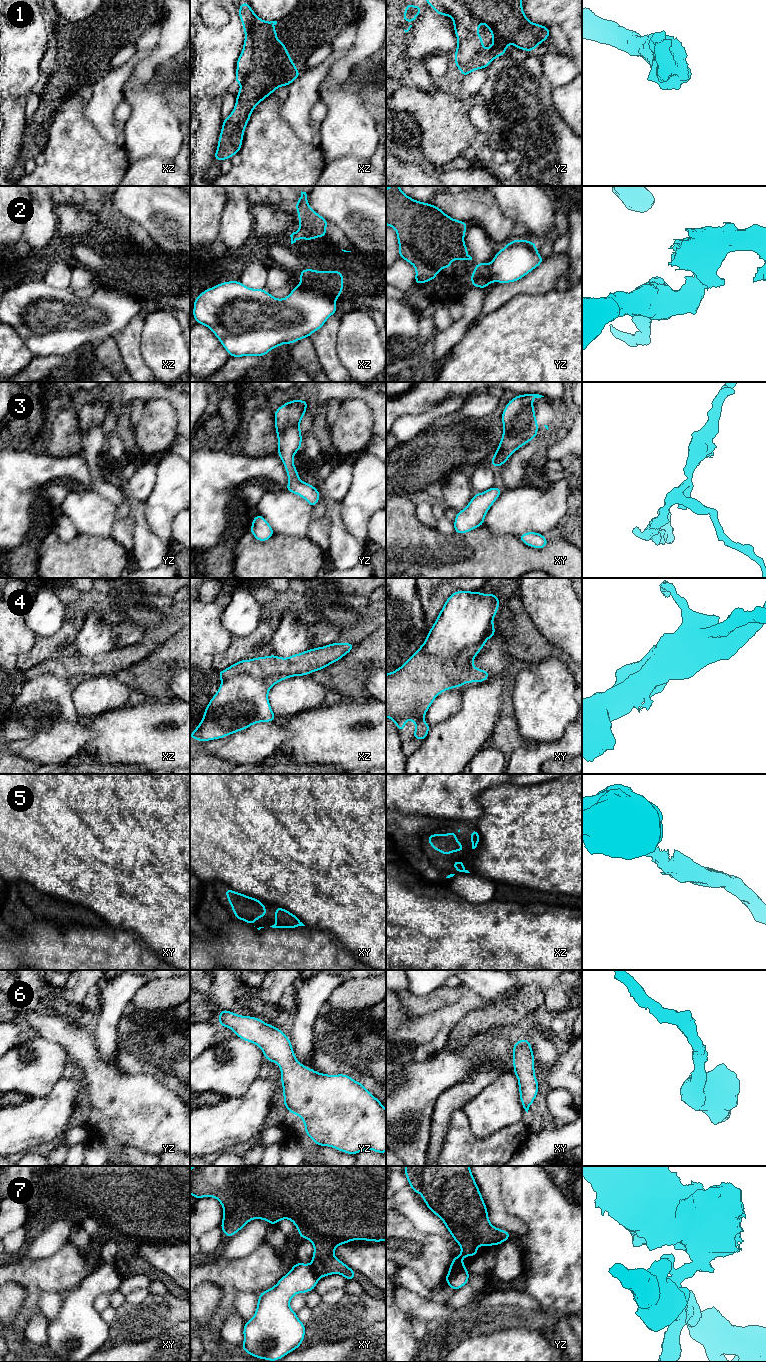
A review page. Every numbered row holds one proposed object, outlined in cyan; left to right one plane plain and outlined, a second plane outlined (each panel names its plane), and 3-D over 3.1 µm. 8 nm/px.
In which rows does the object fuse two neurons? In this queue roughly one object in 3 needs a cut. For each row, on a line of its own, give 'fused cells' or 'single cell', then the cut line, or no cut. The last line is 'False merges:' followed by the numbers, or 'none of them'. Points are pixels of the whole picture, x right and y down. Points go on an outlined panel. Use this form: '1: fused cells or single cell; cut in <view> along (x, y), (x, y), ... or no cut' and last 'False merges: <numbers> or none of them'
1: single cell; no cut
2: fused cells; cut in xz along (300, 283), (303, 286), (321, 291), (334, 301)
3: single cell; no cut
4: fused cells; cut in xy along (493, 625), (476, 643), (446, 659), (438, 659), (424, 648)
5: single cell; no cut
6: single cell; no cut
7: fused cells; cut in yz along (464, 1265), (459, 1269), (451, 1269), (449, 1271)
False merges: 2, 4, 7

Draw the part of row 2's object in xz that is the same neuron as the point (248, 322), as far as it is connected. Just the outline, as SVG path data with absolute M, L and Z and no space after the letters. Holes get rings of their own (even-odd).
M227 281L204 290L194 299L193 317L196 323L208 327L219 339L225 350L231 357L243 356L265 356L269 351L282 344L293 344L303 338L310 337L337 312L334 300L318 290L303 287L301 284L292 288L291 293L283 298L277 299L265 289L252 289L240 281Z

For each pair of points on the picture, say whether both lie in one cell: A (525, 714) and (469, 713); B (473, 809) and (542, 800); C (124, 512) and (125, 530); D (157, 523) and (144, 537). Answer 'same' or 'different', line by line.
A: different
B: different
C: same
D: different

